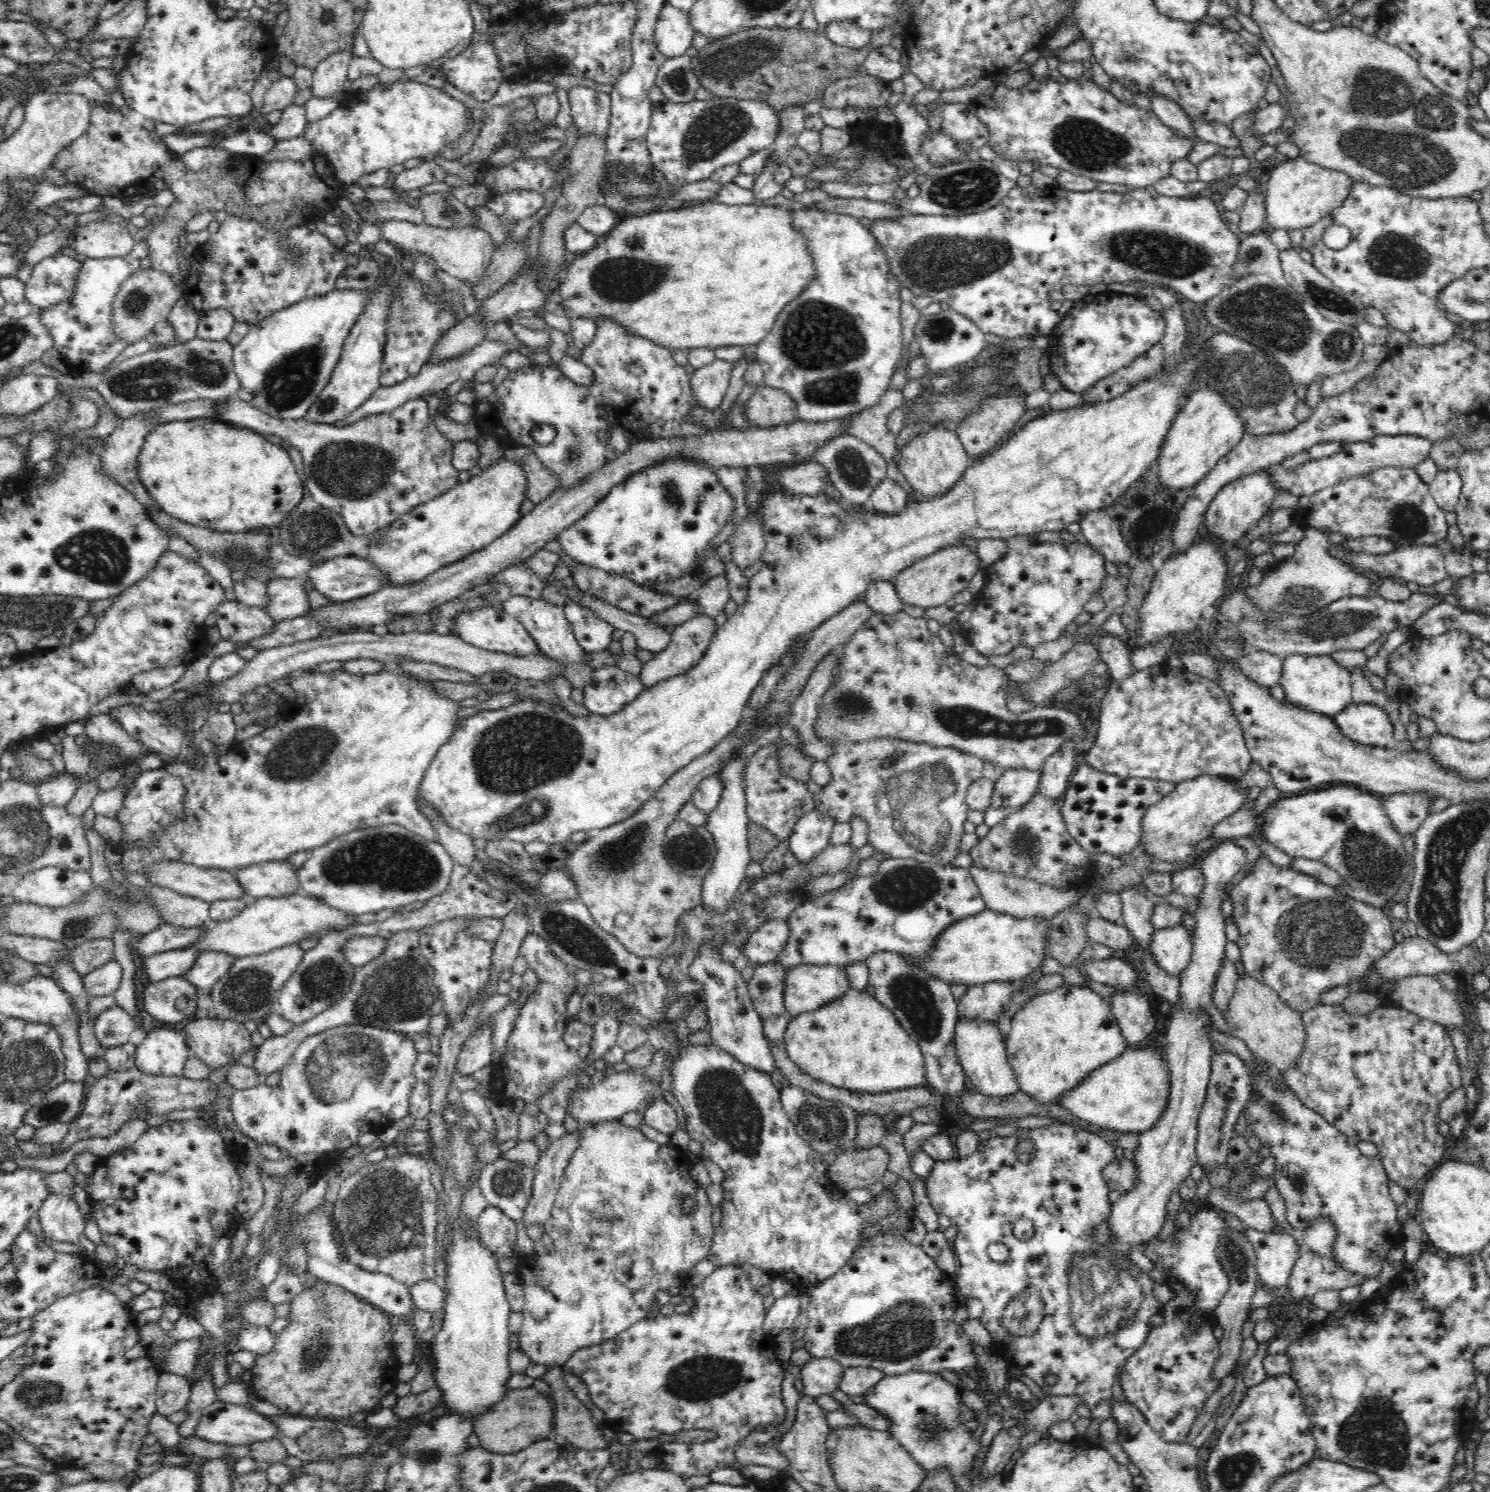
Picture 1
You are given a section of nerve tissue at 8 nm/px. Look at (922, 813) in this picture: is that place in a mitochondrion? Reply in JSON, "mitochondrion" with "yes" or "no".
{"mitochondrion":"yes"}

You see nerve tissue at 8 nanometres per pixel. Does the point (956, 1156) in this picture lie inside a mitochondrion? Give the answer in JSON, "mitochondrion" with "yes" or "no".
{"mitochondrion":"no"}

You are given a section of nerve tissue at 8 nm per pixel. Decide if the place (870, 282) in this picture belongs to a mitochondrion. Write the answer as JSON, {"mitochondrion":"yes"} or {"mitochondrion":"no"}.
{"mitochondrion":"no"}

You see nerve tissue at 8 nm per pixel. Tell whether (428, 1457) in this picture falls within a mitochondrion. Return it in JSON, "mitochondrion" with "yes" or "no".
{"mitochondrion":"yes"}

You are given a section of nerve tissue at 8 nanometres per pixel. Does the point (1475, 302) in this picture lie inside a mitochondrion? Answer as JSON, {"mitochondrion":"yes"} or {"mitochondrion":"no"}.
{"mitochondrion":"yes"}

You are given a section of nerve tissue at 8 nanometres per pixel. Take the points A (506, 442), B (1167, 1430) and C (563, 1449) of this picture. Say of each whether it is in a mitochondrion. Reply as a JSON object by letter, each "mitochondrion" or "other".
{"A":"other","B":"other","C":"other"}

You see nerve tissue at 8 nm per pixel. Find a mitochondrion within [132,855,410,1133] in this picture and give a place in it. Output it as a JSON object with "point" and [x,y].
{"point":[335,1065]}

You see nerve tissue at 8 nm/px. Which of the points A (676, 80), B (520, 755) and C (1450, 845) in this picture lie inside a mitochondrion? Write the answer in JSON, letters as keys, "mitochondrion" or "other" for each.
{"A":"mitochondrion","B":"mitochondrion","C":"mitochondrion"}

